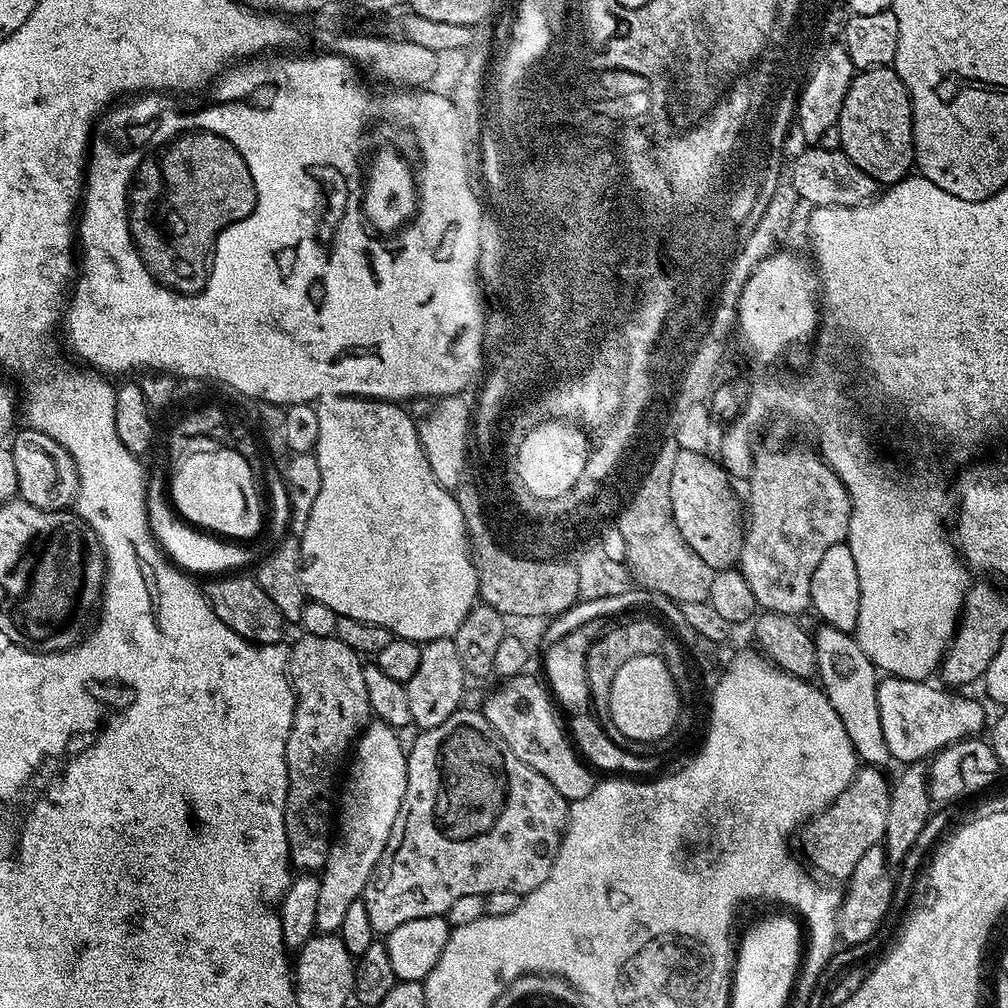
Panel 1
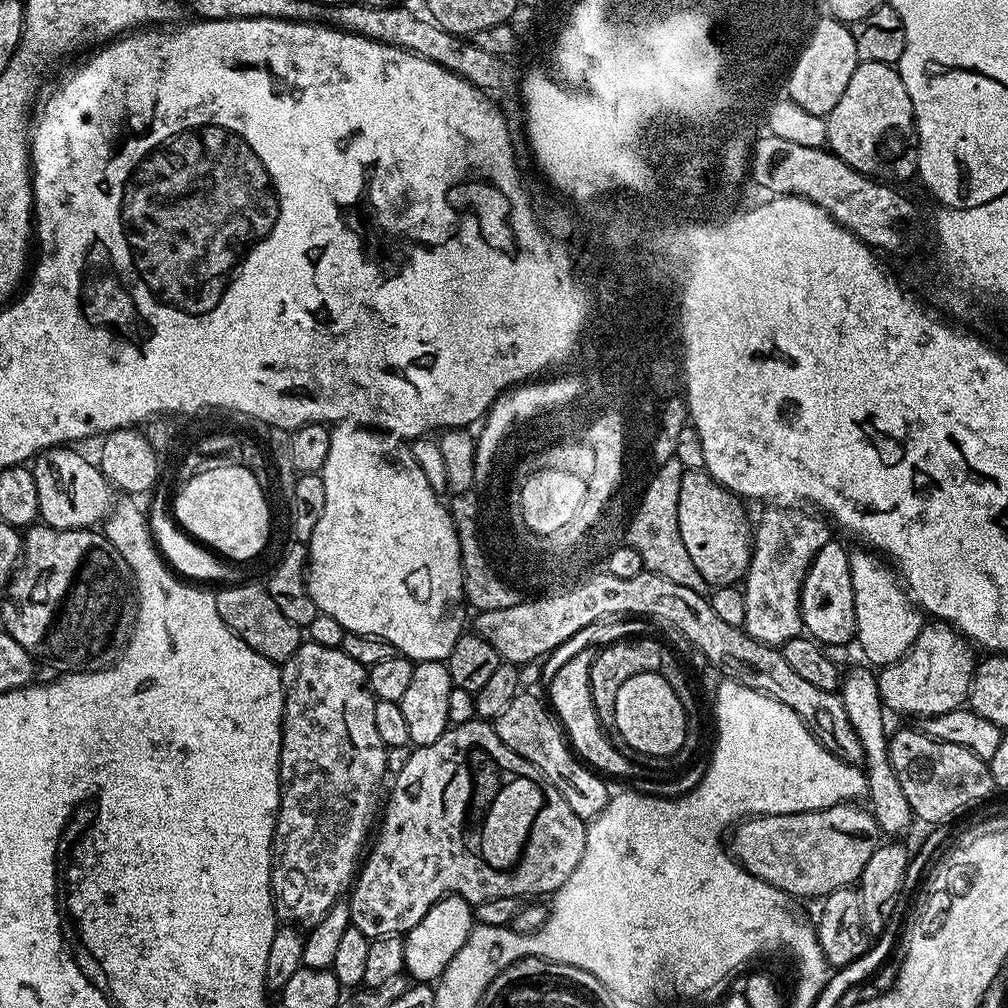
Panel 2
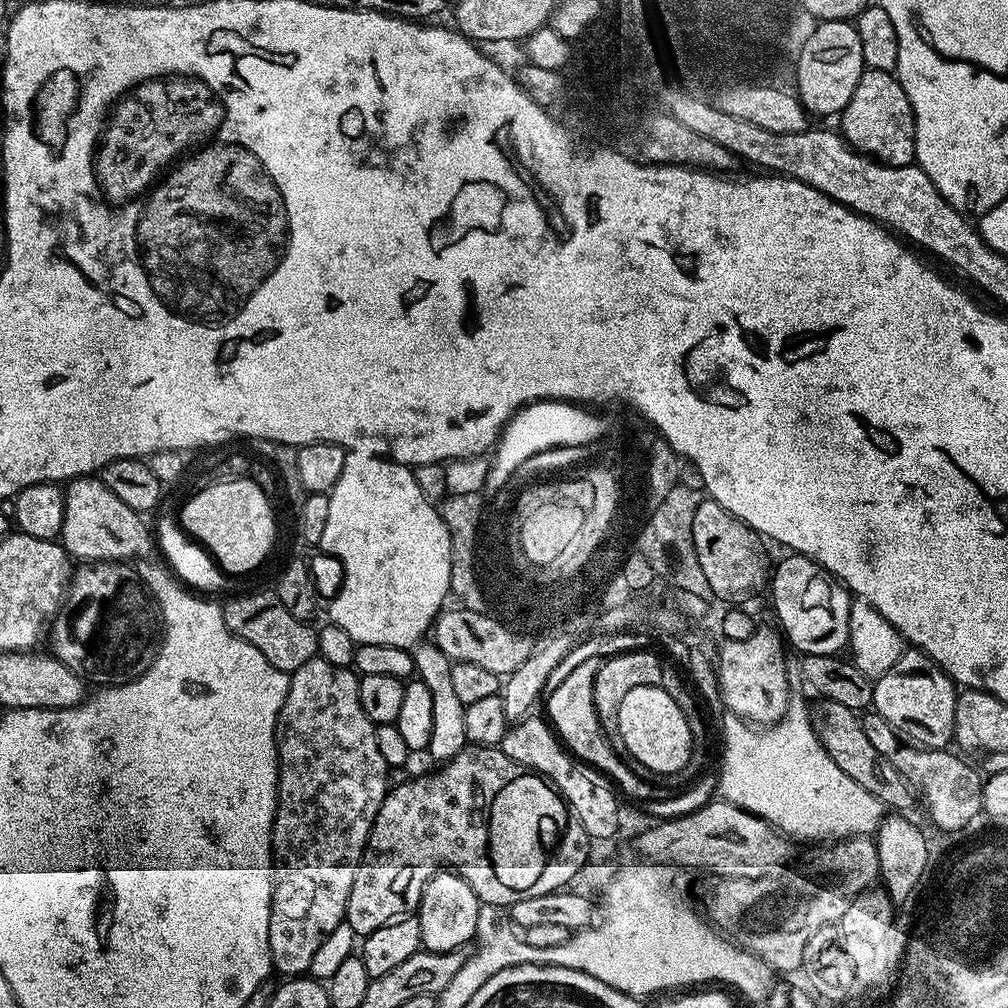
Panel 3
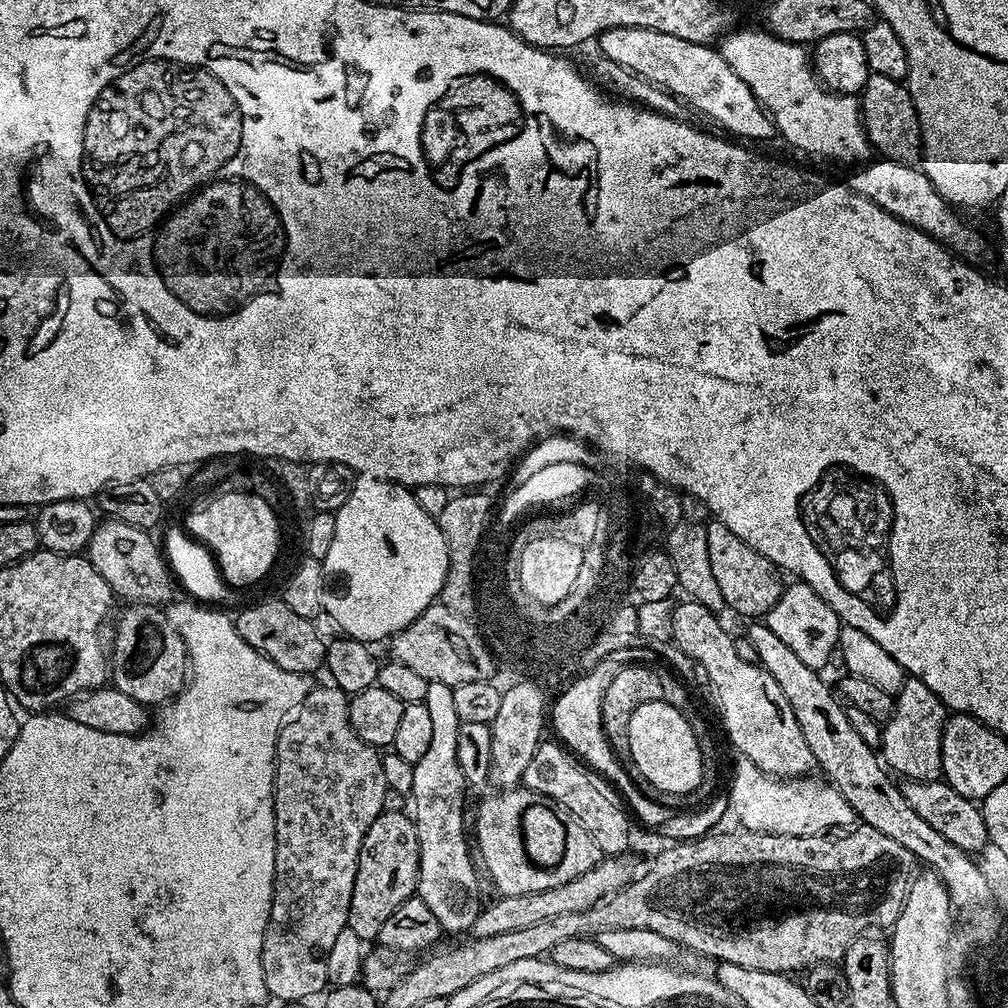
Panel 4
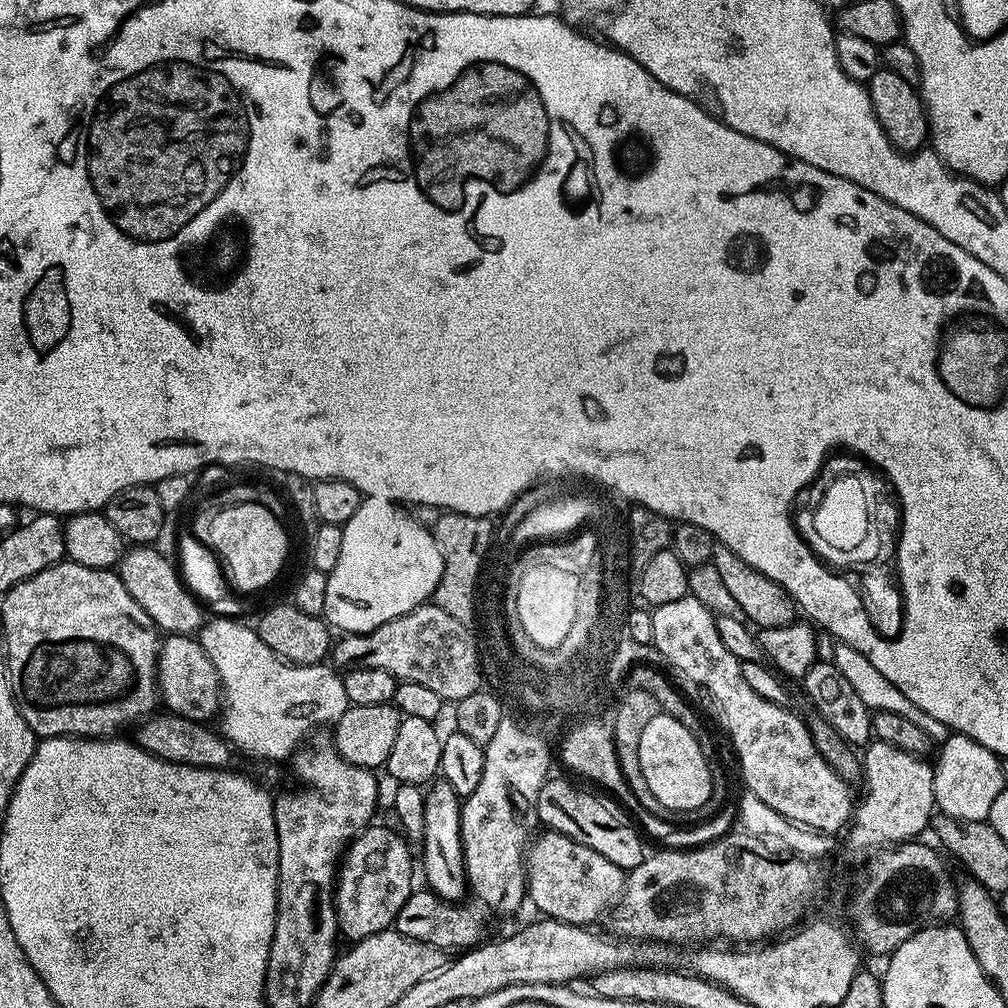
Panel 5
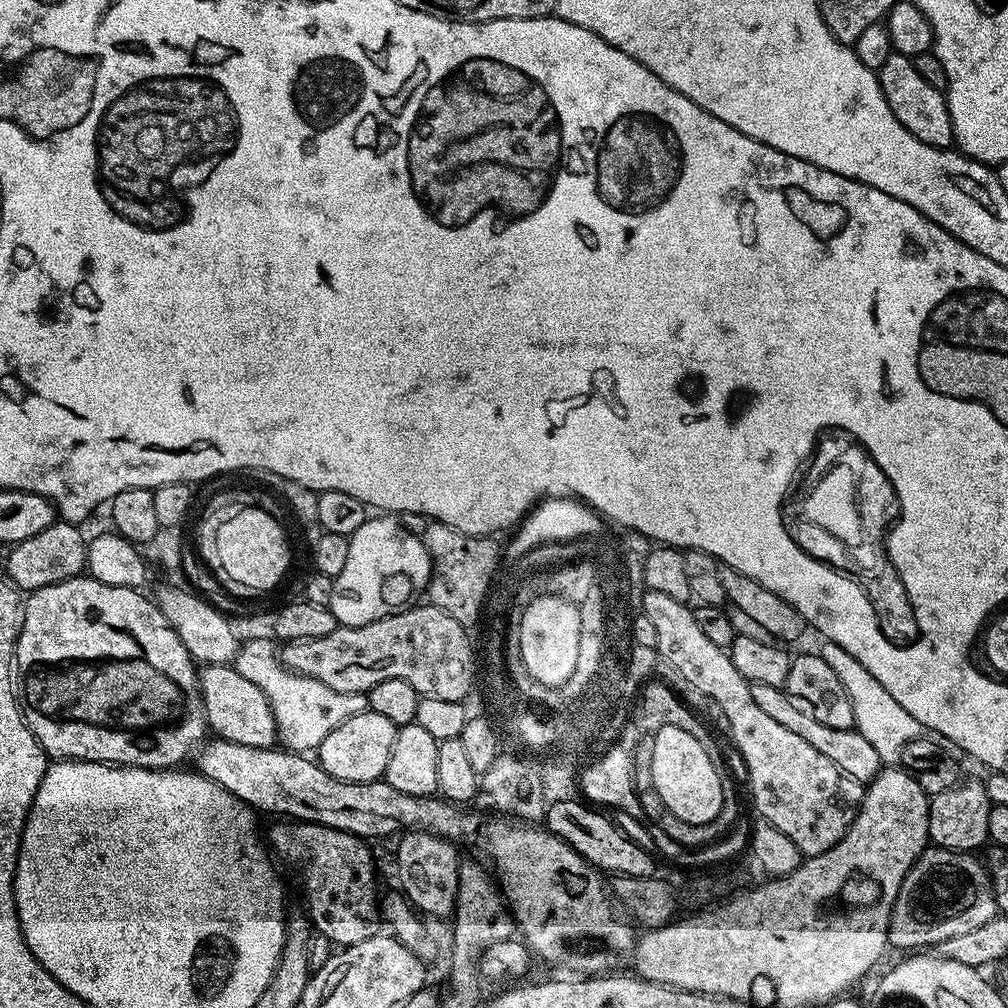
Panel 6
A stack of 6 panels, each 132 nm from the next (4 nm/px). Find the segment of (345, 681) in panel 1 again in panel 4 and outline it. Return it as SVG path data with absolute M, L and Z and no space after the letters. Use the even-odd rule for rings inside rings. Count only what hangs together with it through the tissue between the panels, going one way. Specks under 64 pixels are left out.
M313 686L295 713L285 720L276 743L276 787L272 789L274 798L274 814L276 815L276 881L272 883L272 909L268 925L264 931L262 942L262 974L266 978L268 995L276 1000L308 1000L311 996L319 997L329 987L328 982L328 951L334 946L338 934L348 927L348 911L350 898L354 894L354 878L358 870L358 858L362 850L362 842L366 838L366 830L383 812L382 798L388 790L386 774L382 774L381 753L374 746L362 742L350 722L348 701L350 696L335 686L320 688Z

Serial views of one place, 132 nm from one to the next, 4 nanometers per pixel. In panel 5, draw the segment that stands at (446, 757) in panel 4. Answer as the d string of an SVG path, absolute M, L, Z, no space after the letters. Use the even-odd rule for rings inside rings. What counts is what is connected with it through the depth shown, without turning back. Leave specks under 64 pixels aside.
M436 782L427 789L424 797L424 880L429 889L443 900L463 901L469 891L468 879L464 873L464 847L460 837L461 797L452 787Z

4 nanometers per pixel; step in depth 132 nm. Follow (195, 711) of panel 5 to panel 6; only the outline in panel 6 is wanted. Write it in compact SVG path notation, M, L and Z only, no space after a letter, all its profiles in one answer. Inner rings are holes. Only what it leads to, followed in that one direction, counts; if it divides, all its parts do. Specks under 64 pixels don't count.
M206 664L199 669L198 675L200 677L200 696L204 700L204 713L213 737L255 748L270 748L277 743L276 723L270 702L266 694L262 694L259 686L250 682L250 678L242 678L242 674L238 674L238 670L232 664Z

